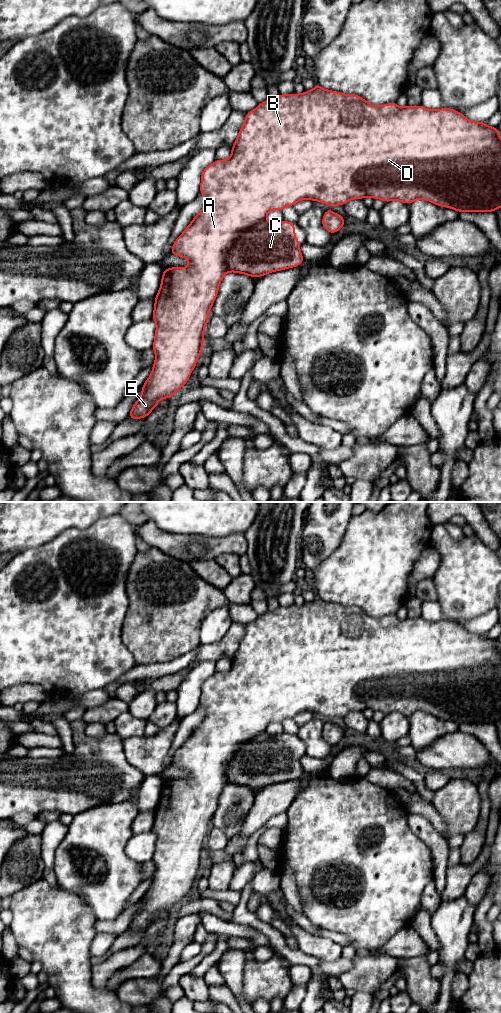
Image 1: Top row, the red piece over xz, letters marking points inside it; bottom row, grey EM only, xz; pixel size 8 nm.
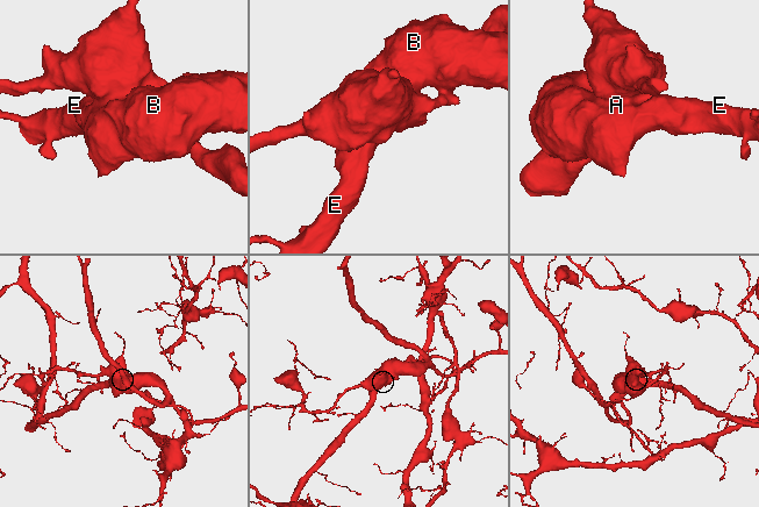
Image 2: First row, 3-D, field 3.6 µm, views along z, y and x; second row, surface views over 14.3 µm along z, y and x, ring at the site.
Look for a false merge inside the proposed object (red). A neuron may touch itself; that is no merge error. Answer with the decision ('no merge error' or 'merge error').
no merge error

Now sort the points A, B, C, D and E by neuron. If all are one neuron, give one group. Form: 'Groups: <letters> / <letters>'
Groups: A B C D E

